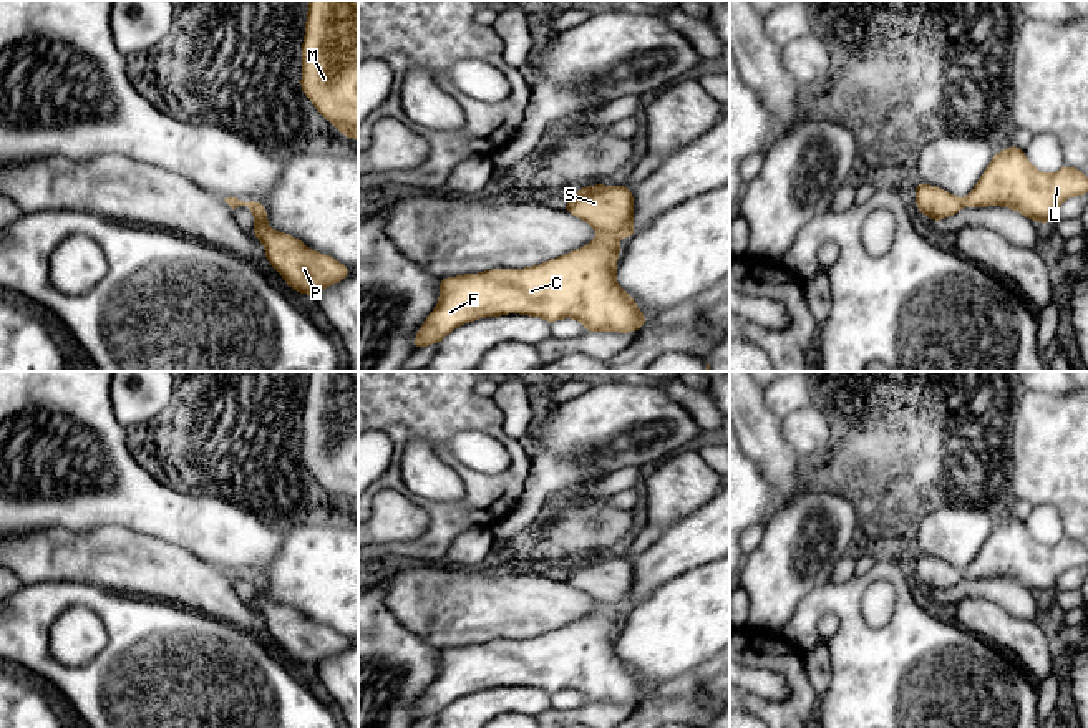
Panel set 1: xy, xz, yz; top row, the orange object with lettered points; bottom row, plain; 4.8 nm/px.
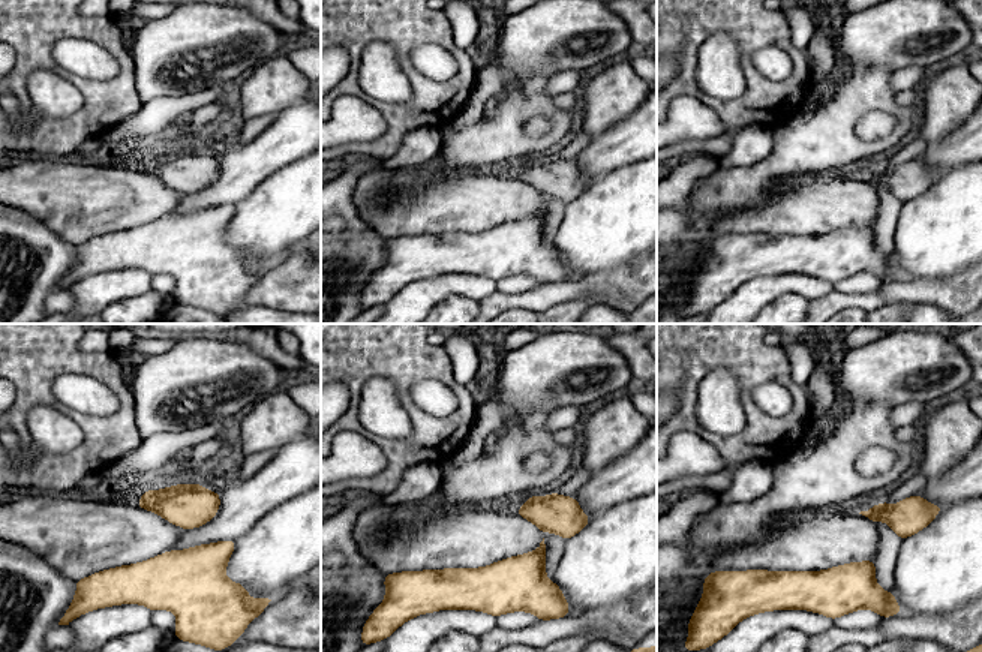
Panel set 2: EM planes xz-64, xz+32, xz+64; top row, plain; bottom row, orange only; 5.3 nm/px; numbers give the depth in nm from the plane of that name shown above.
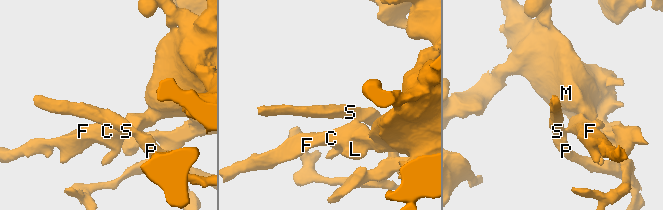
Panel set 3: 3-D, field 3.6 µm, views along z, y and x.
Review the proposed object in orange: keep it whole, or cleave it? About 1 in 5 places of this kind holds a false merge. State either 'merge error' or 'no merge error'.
merge error

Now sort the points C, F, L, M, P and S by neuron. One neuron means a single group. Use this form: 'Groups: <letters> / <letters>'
Groups: C F L M / P S

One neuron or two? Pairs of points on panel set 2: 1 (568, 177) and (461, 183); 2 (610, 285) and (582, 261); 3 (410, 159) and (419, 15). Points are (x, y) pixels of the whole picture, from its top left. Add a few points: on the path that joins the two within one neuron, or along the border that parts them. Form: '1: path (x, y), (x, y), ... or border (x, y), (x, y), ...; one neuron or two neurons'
1: path (541, 179), (526, 189), (488, 189); one neuron
2: border (628, 261), (613, 269), (570, 276); two neurons
3: border (438, 128), (410, 131), (387, 158); two neurons

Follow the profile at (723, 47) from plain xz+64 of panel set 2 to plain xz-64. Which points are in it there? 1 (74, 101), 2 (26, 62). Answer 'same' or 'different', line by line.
1: same
2: different

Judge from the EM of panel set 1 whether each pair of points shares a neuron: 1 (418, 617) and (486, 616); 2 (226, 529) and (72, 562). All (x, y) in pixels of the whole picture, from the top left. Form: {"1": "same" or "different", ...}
{"1": "same", "2": "different"}

